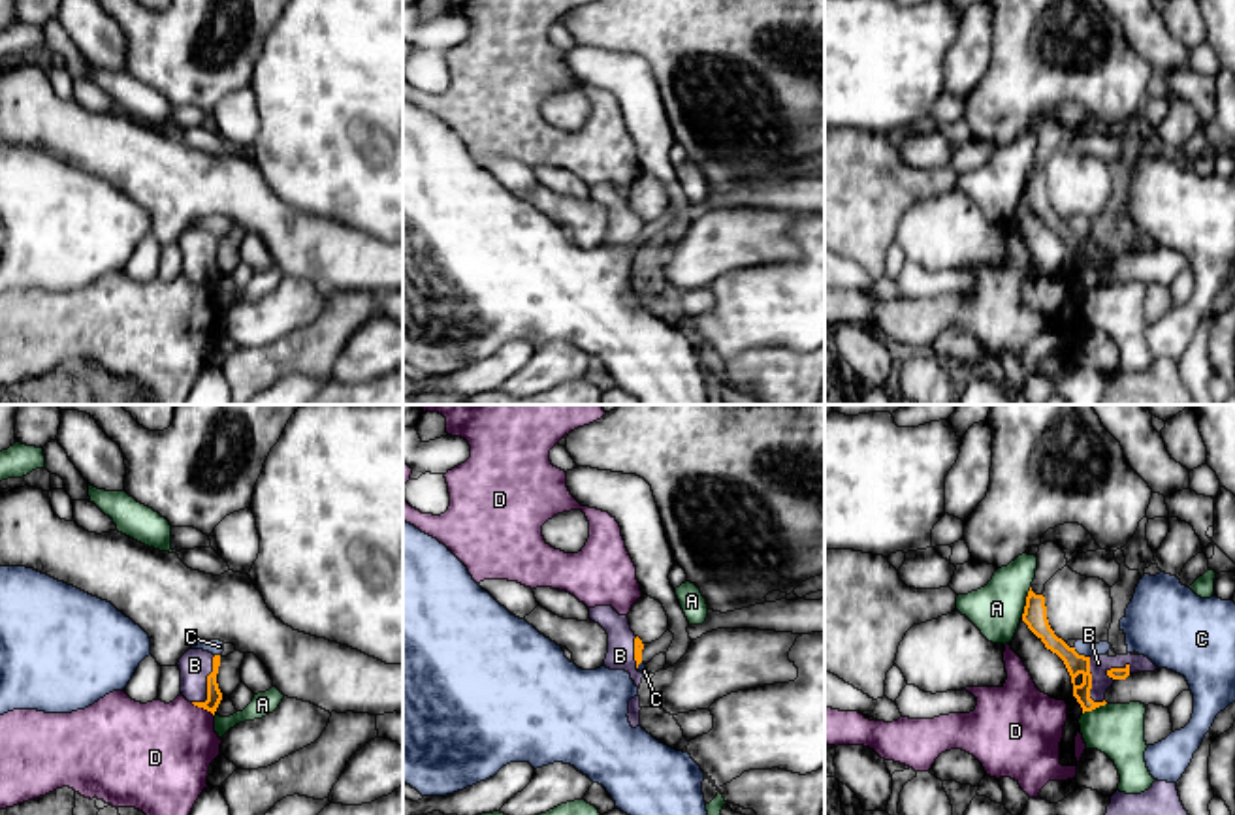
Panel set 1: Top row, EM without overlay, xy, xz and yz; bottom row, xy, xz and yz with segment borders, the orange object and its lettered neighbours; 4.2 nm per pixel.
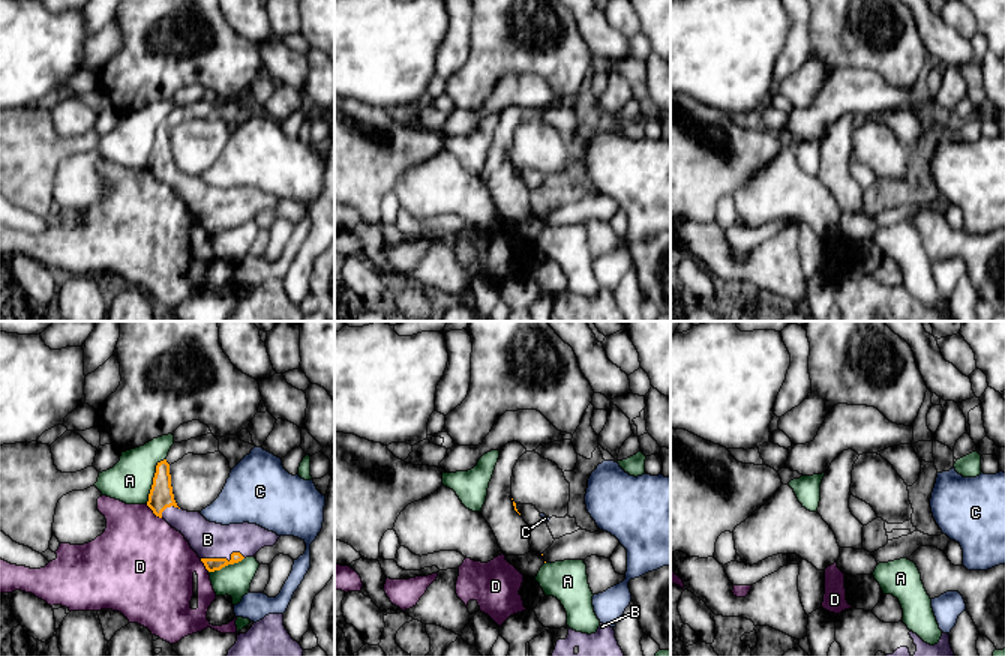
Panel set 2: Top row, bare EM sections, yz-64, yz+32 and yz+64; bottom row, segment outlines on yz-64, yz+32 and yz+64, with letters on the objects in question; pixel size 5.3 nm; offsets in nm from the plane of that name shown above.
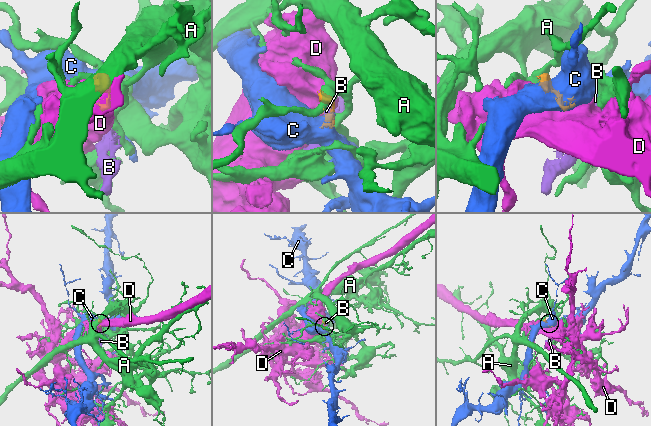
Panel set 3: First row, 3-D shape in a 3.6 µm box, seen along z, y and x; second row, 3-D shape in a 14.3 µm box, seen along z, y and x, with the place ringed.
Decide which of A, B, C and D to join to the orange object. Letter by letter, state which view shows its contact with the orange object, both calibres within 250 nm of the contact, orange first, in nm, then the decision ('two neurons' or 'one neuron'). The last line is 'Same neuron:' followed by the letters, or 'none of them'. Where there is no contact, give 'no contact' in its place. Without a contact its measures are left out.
A: yz | 100/220 nm | two neurons
B: xy | 60/140 nm | one neuron
C: yz | 100/70 nm | two neurons
D: xy | 60/400 nm | two neurons
Same neuron: B

